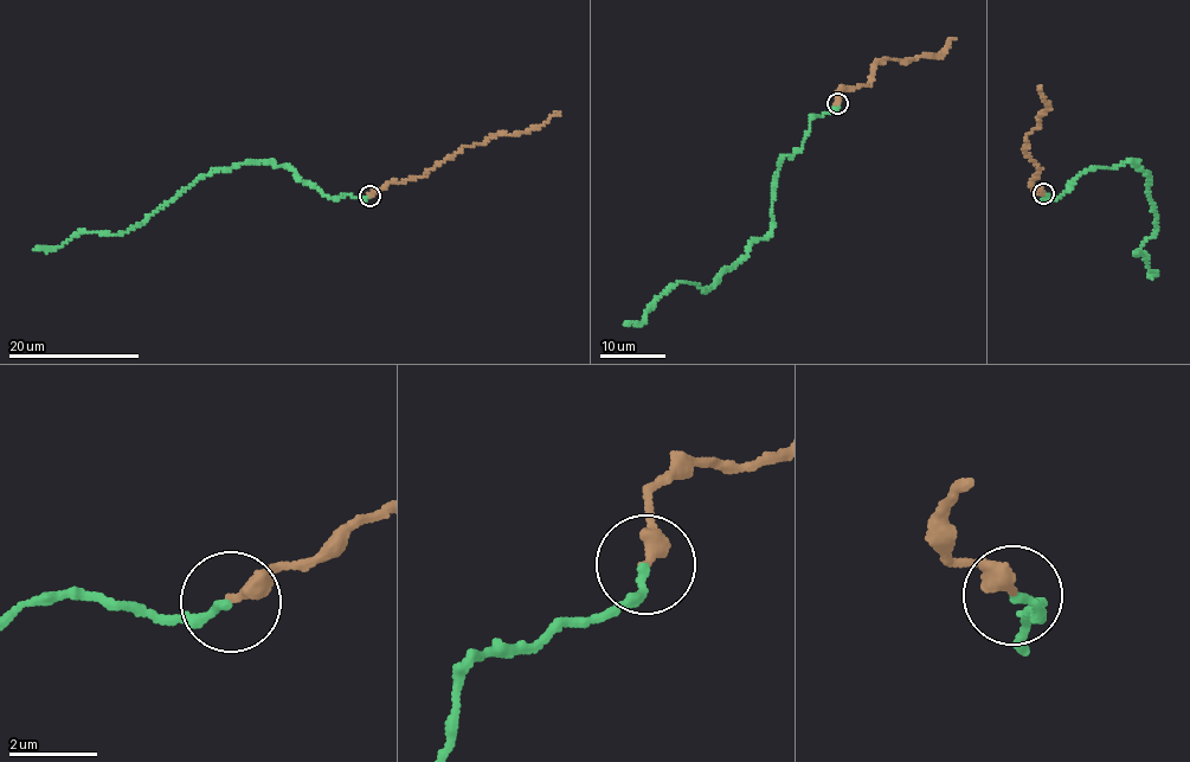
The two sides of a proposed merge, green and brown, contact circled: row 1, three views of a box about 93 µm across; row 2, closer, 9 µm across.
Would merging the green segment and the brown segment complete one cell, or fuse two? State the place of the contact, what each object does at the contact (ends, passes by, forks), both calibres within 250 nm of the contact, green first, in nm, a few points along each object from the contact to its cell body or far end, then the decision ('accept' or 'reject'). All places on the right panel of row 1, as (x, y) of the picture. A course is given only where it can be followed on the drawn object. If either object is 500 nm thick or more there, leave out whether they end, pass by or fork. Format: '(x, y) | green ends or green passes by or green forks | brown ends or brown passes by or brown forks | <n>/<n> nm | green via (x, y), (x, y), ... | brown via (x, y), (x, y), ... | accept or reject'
(1043, 193) | green ends | brown ends | 190/380 nm | green via (1042, 193), (1056, 199), (1081, 171), (1138, 161), (1156, 216), (1134, 254), (1145, 254), (1150, 279) | brown via (1042, 193), (1033, 181), (1040, 170), (1024, 152), (1027, 134), (1039, 127), (1040, 114), (1049, 109), (1041, 87) | accept

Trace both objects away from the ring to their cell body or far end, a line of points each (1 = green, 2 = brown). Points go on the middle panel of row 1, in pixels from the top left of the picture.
1: (837, 103), (782, 158), (767, 237), (711, 287), (671, 285), (642, 321), (623, 325)
2: (837, 103), (837, 94), (843, 89), (869, 83), (876, 62), (939, 57), (951, 39), (954, 39)

